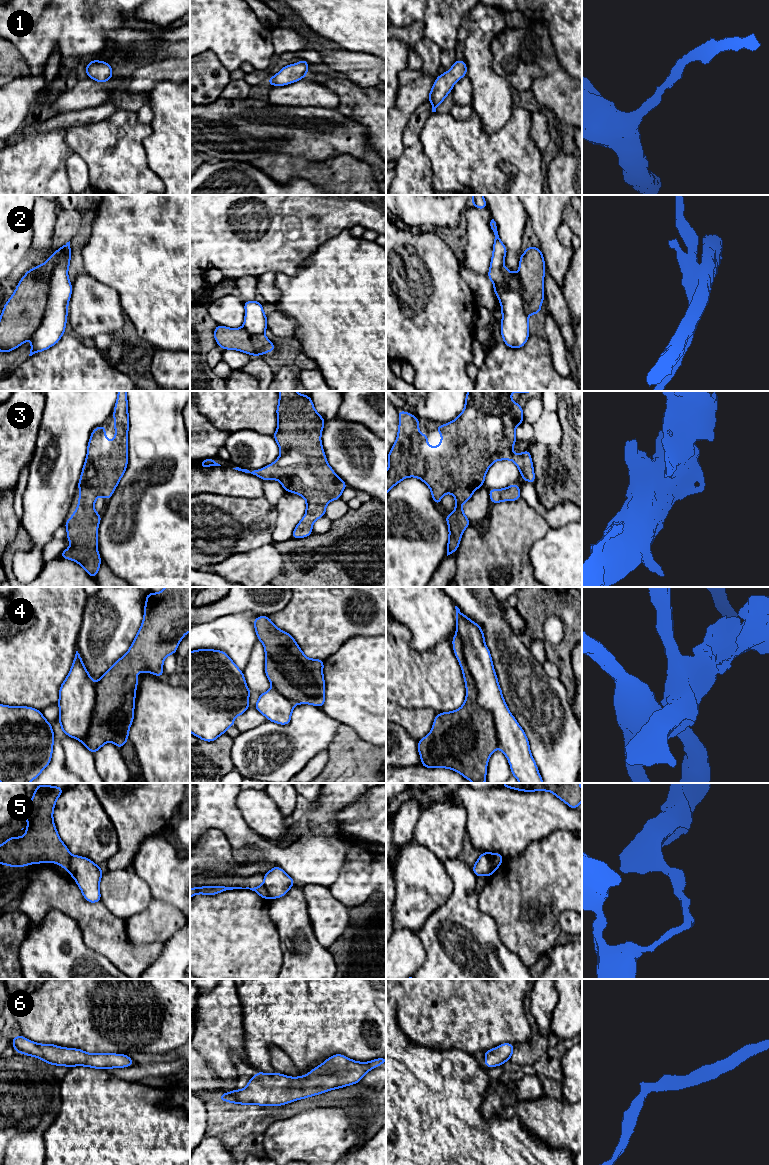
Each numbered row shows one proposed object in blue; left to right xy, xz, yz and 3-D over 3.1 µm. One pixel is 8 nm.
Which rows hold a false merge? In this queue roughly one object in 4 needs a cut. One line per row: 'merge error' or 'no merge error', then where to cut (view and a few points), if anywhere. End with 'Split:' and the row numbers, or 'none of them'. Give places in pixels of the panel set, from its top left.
1: no merge error | no cut
2: merge error | xy (58, 250), (47, 307), (30, 337)
3: no merge error | no cut
4: merge error | yz (456, 634), (476, 685), (477, 701), (491, 713), (498, 746)
5: merge error | yz (485, 853), (496, 868)
6: no merge error | no cut
Split: 2, 4, 5

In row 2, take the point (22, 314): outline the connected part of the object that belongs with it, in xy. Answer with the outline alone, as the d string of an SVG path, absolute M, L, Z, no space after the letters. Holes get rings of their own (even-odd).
M58 250L48 260L28 270L19 281L15 292L4 305L0 316L0 352L10 352L32 337L41 324L47 308L49 281L59 260Z

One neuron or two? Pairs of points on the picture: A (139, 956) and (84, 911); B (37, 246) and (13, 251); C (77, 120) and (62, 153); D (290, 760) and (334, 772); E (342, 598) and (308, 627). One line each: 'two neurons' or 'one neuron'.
A: one neuron
B: two neurons
C: two neurons
D: two neurons
E: one neuron

